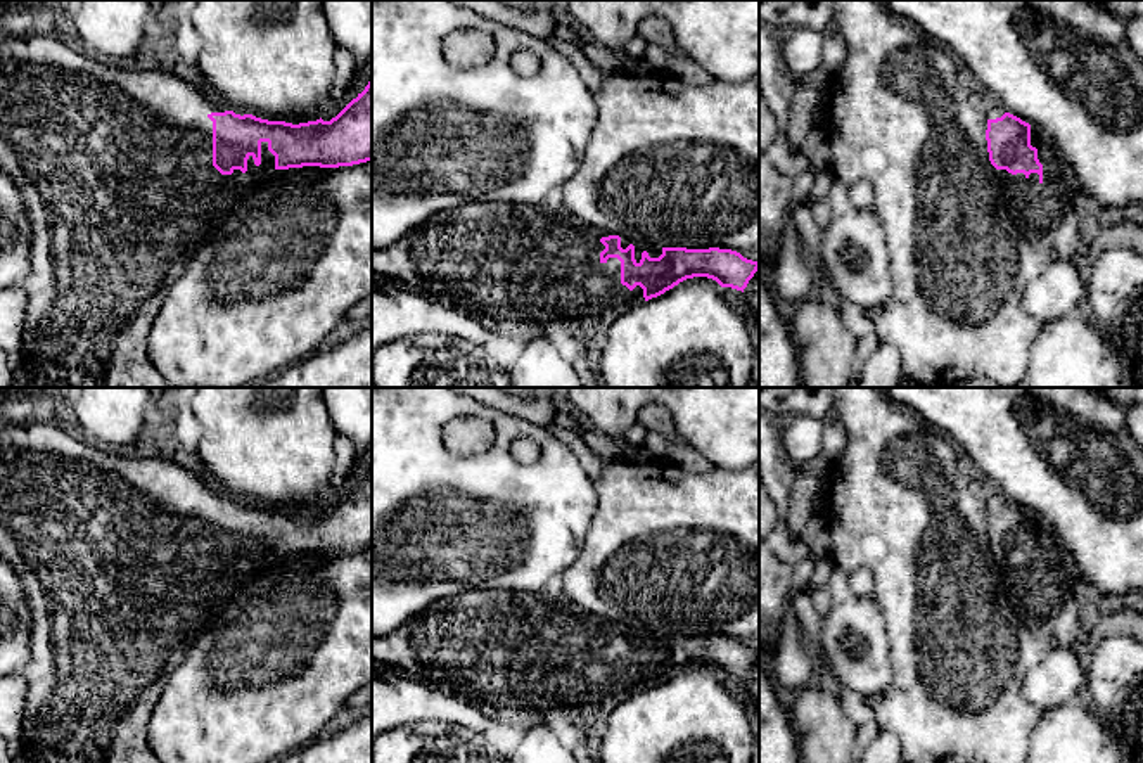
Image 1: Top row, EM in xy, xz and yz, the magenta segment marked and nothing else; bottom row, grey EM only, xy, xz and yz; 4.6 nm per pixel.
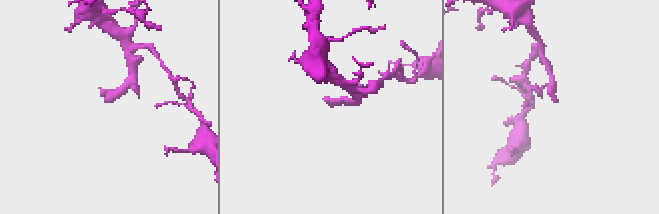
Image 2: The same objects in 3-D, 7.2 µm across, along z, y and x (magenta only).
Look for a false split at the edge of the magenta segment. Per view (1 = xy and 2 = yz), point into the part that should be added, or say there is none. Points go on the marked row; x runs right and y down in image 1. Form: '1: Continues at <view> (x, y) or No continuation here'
1: Continues at xy (114, 165)
2: Continues at yz (1047, 215)

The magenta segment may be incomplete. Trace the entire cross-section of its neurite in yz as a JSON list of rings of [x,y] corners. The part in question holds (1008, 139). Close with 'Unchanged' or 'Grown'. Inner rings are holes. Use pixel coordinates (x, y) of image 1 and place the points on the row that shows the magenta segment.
[[[998,106],[987,111],[986,140],[999,196],[1024,237],[1044,249],[1048,260],[1072,260],[1079,247],[1079,215],[1065,175],[1067,163],[1051,138],[1038,125],[1029,125]]]. Grown

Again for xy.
[[[42,26],[22,36],[0,36],[0,170],[19,187],[33,234],[29,275],[21,284],[28,292],[21,343],[24,360],[12,372],[10,388],[176,388],[150,363],[147,344],[169,285],[183,273],[197,246],[247,192],[265,185],[273,170],[339,168],[367,161],[372,161],[372,78],[365,90],[330,121],[320,118],[292,125],[235,112],[204,87],[188,83],[175,71],[133,69],[130,64],[104,61]]]. Grown

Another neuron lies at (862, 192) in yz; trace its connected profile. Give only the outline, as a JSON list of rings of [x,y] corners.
[[[859,180],[849,187],[849,196],[858,208],[872,208],[875,202],[873,189],[868,182]]]

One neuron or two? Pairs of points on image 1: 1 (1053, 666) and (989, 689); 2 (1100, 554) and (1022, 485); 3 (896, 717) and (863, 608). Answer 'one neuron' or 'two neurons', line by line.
1: two neurons
2: one neuron
3: two neurons

